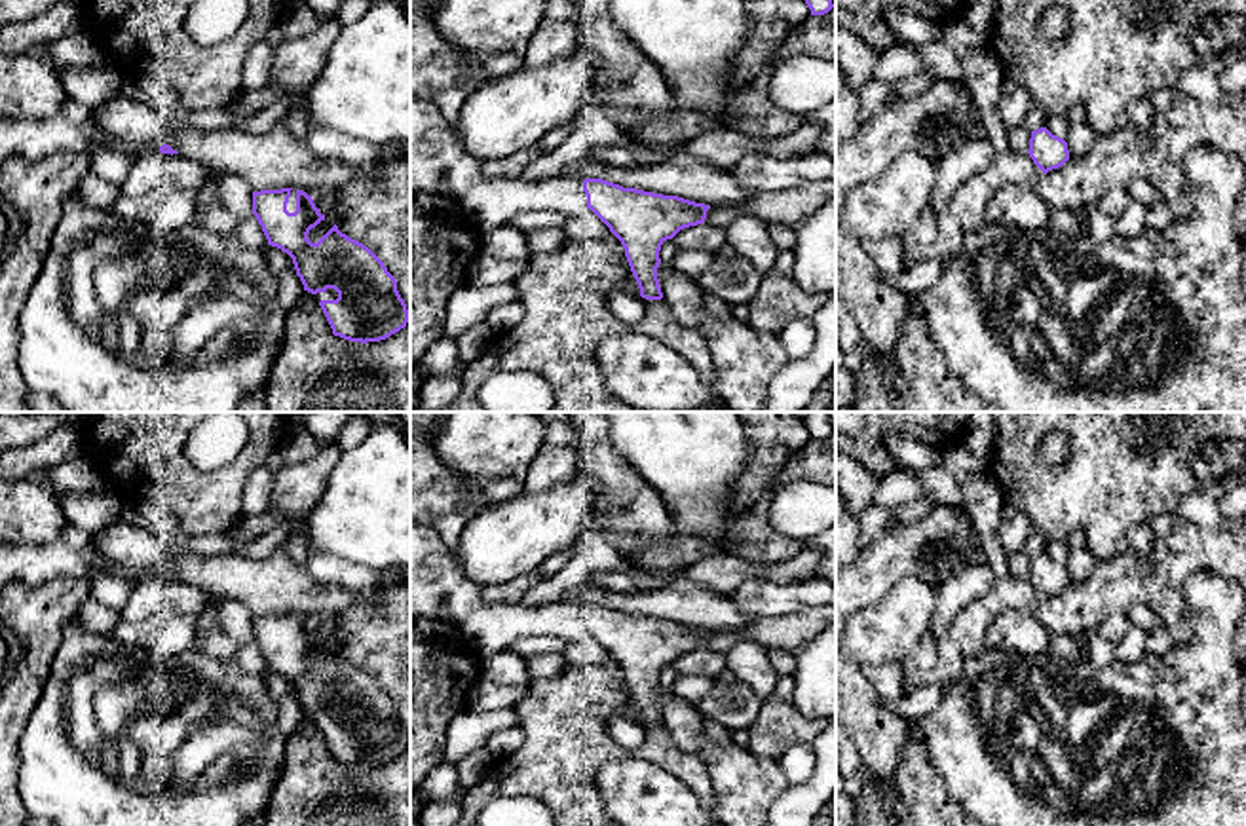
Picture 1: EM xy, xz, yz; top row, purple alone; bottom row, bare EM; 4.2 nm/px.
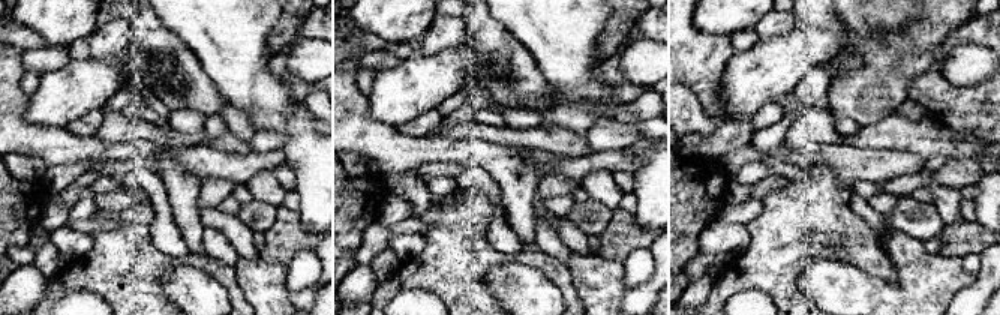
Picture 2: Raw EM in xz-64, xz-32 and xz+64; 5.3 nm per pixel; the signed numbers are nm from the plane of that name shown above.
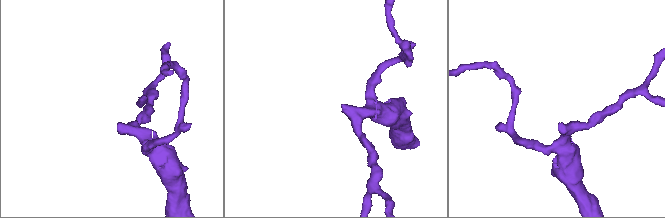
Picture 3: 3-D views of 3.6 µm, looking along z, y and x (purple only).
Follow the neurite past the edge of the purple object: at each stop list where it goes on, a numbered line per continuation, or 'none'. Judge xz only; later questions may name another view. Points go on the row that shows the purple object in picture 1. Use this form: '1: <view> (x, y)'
1: xz (439, 166)

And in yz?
none

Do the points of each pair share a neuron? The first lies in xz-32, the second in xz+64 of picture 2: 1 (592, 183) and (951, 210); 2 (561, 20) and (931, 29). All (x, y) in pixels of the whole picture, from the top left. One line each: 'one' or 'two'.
1: one
2: two

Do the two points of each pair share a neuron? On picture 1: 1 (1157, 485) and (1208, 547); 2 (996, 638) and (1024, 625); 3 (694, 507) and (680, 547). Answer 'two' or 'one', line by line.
1: two
2: one
3: two

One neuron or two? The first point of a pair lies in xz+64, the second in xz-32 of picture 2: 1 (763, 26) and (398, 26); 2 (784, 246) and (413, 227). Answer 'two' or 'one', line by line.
1: two
2: two

